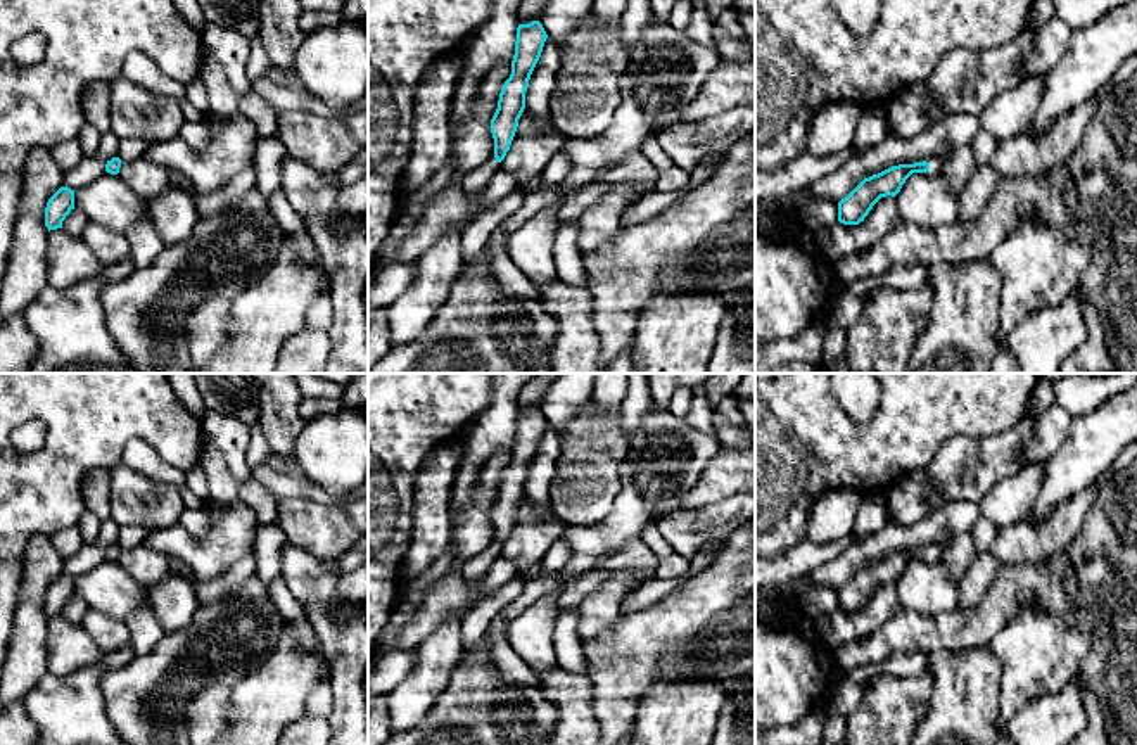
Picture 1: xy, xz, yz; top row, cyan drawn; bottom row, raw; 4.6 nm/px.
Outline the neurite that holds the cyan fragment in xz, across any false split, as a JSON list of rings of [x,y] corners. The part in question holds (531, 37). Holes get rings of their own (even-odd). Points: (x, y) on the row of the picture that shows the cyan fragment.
[[[539,21],[518,24],[511,74],[503,85],[498,109],[491,119],[494,152],[484,164],[465,175],[465,194],[484,192],[492,175],[501,168],[501,161],[510,150],[518,119],[525,109],[529,80],[541,57],[546,38],[548,35]]]

